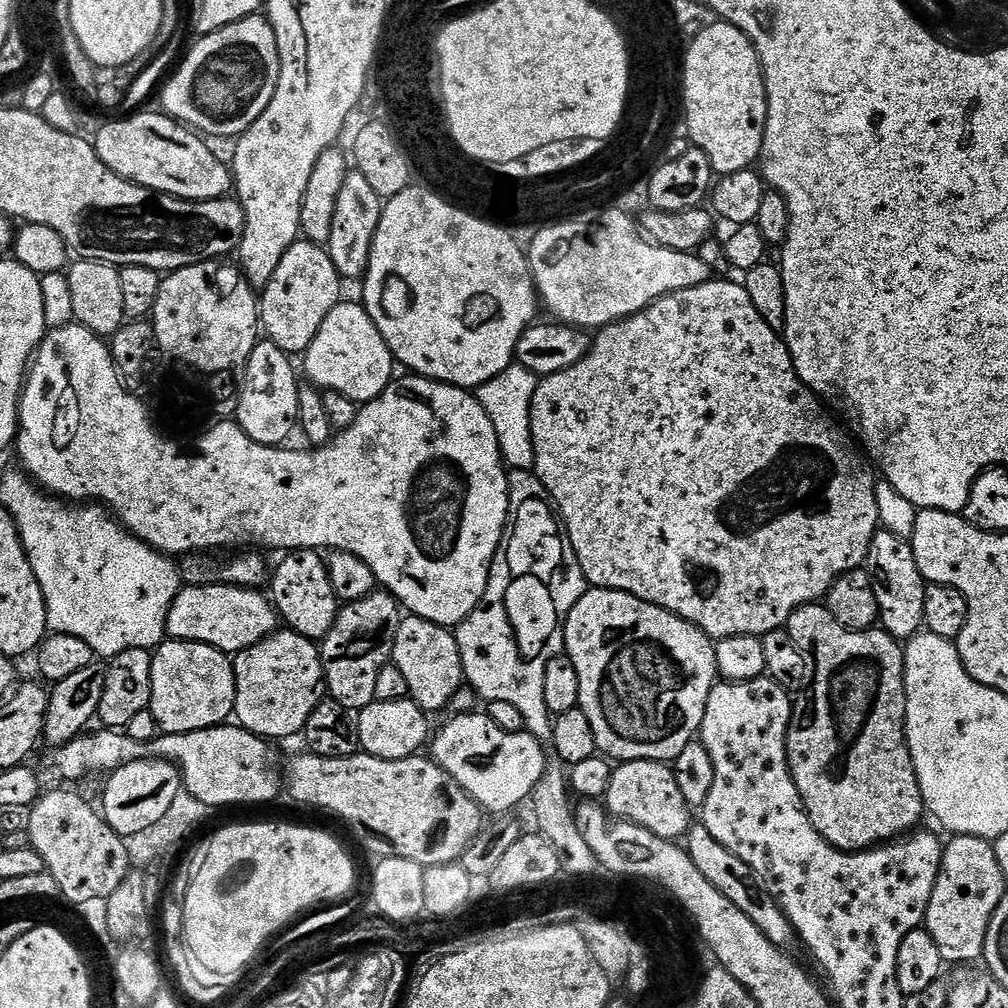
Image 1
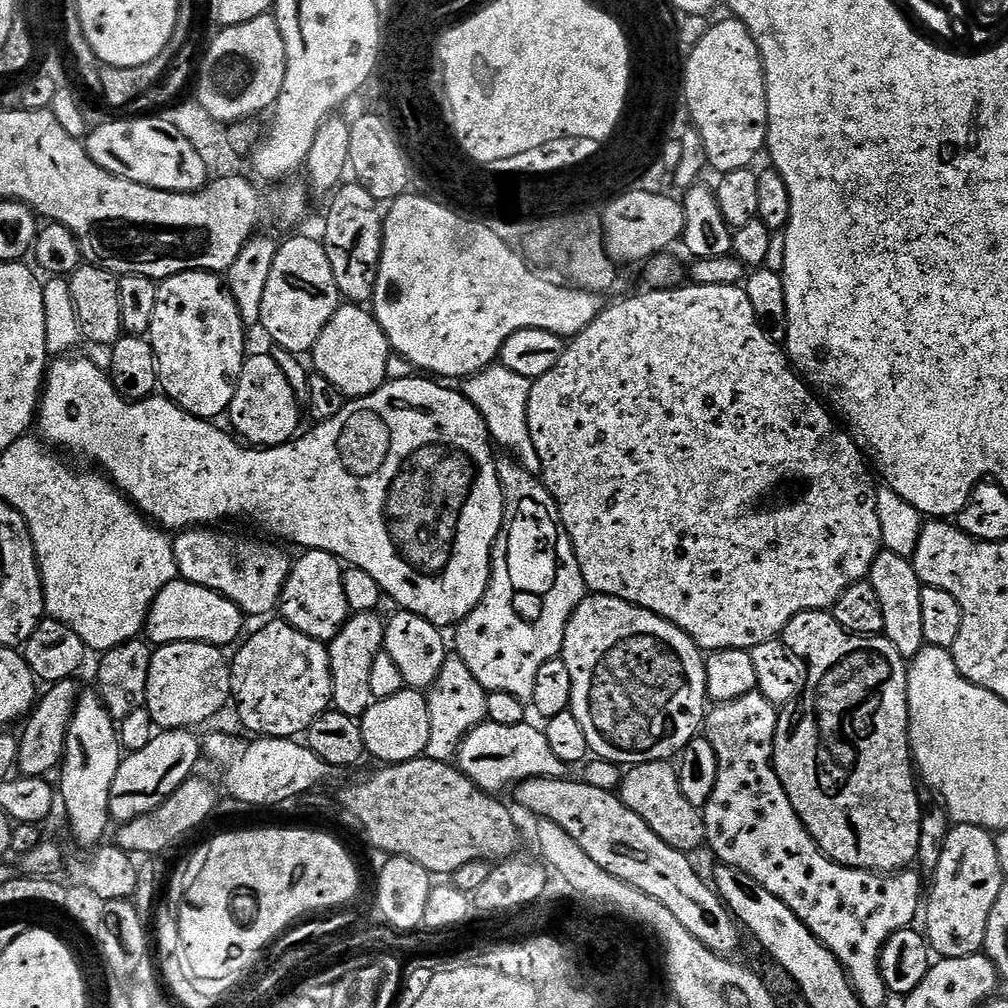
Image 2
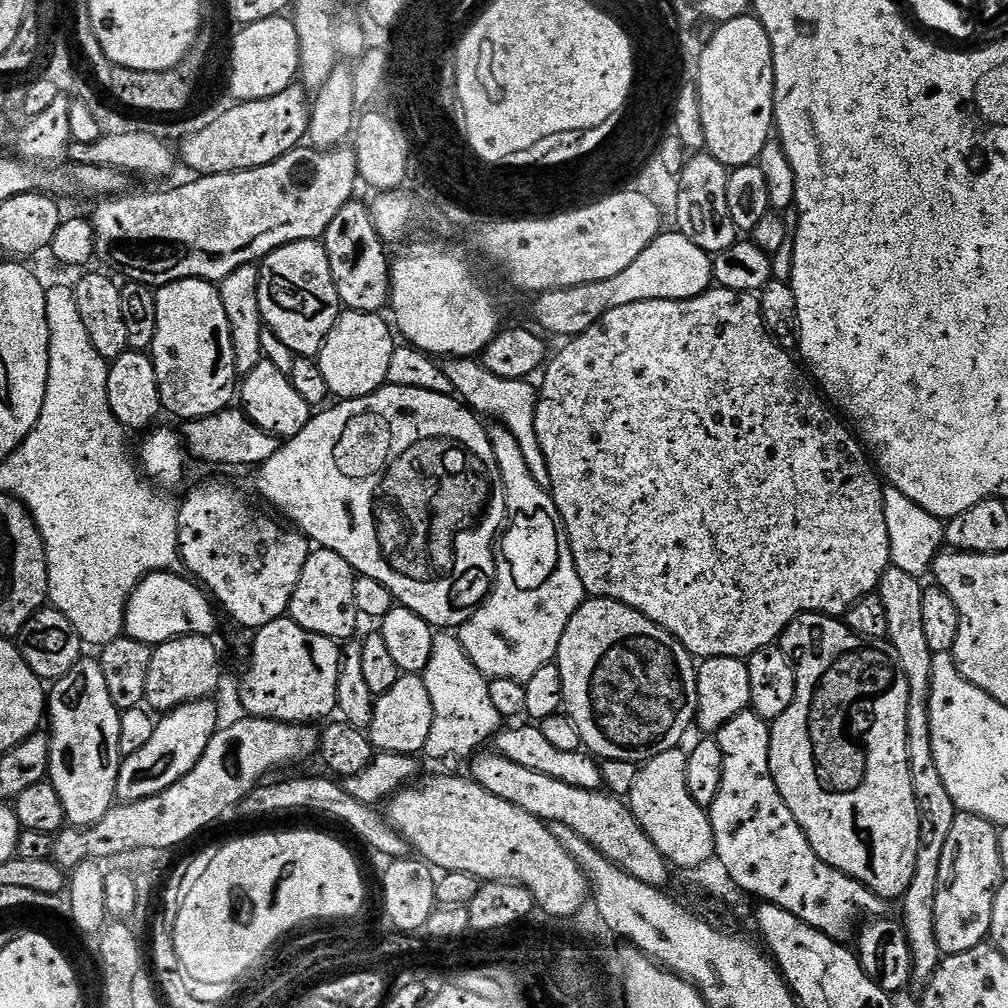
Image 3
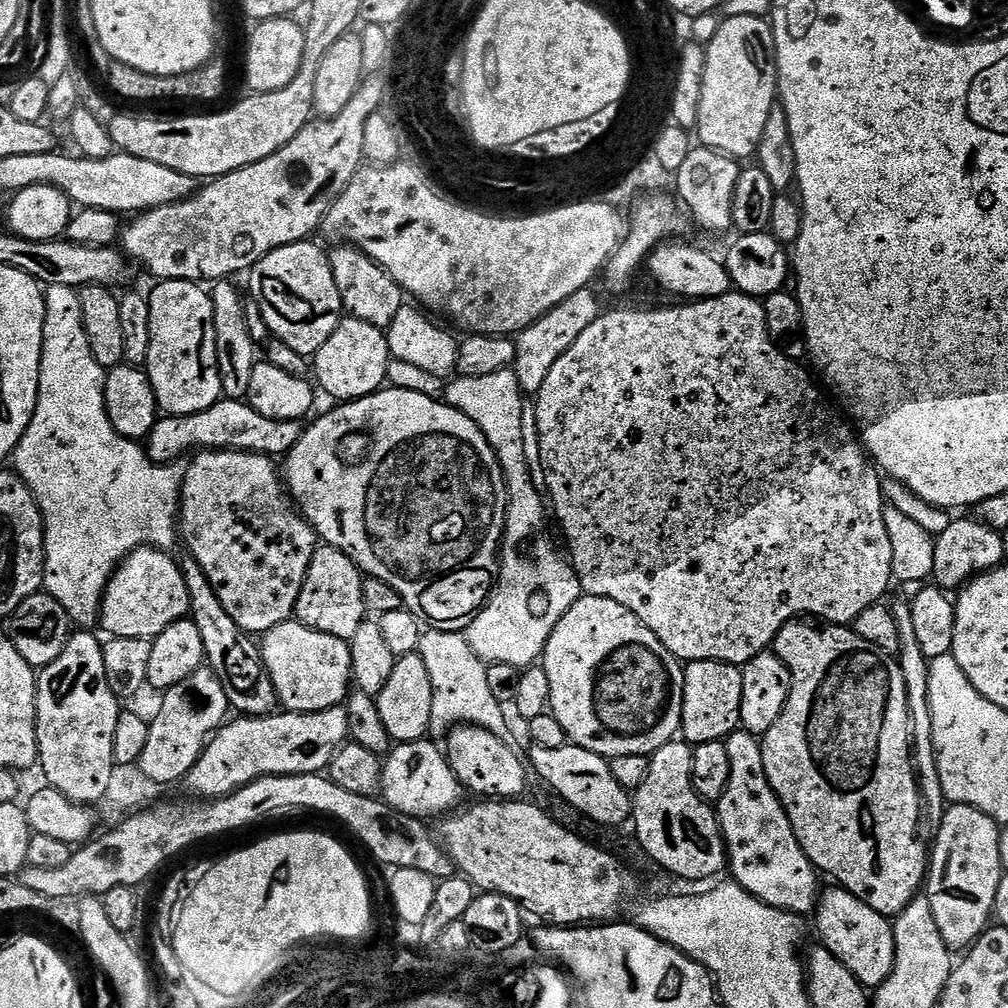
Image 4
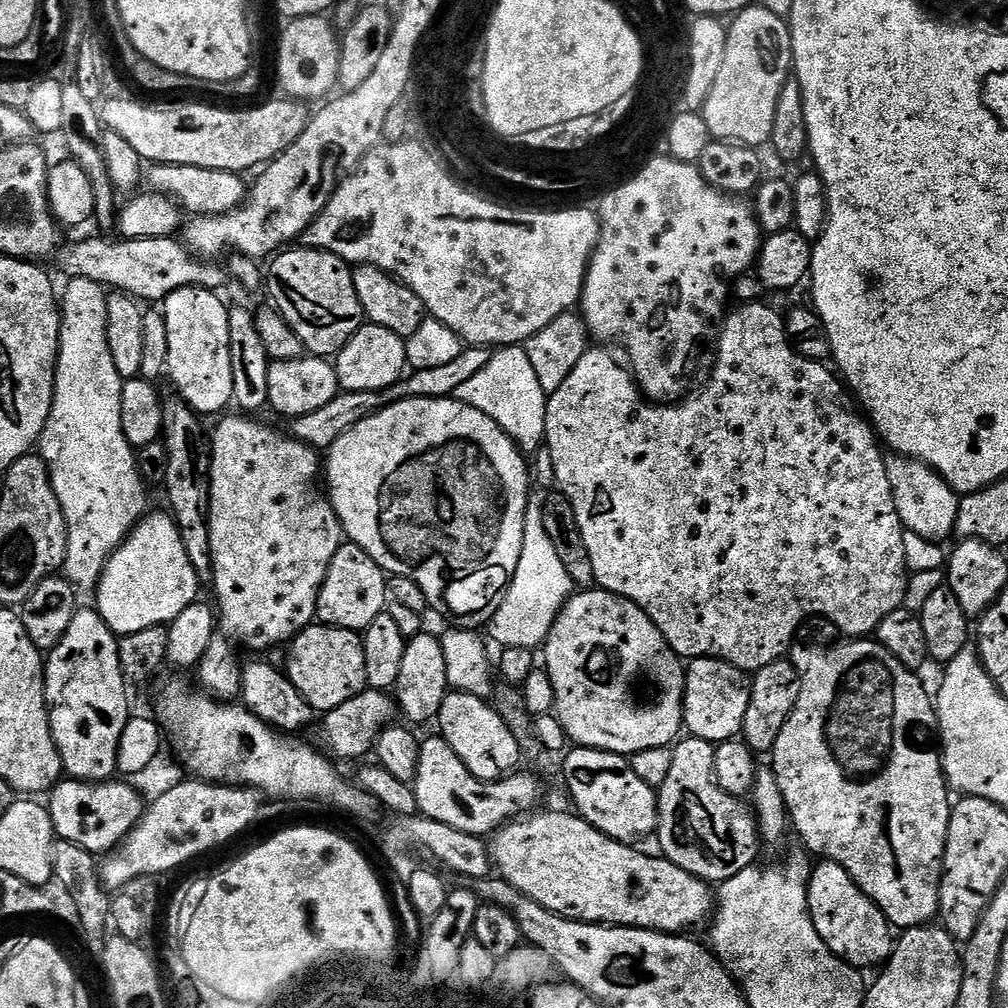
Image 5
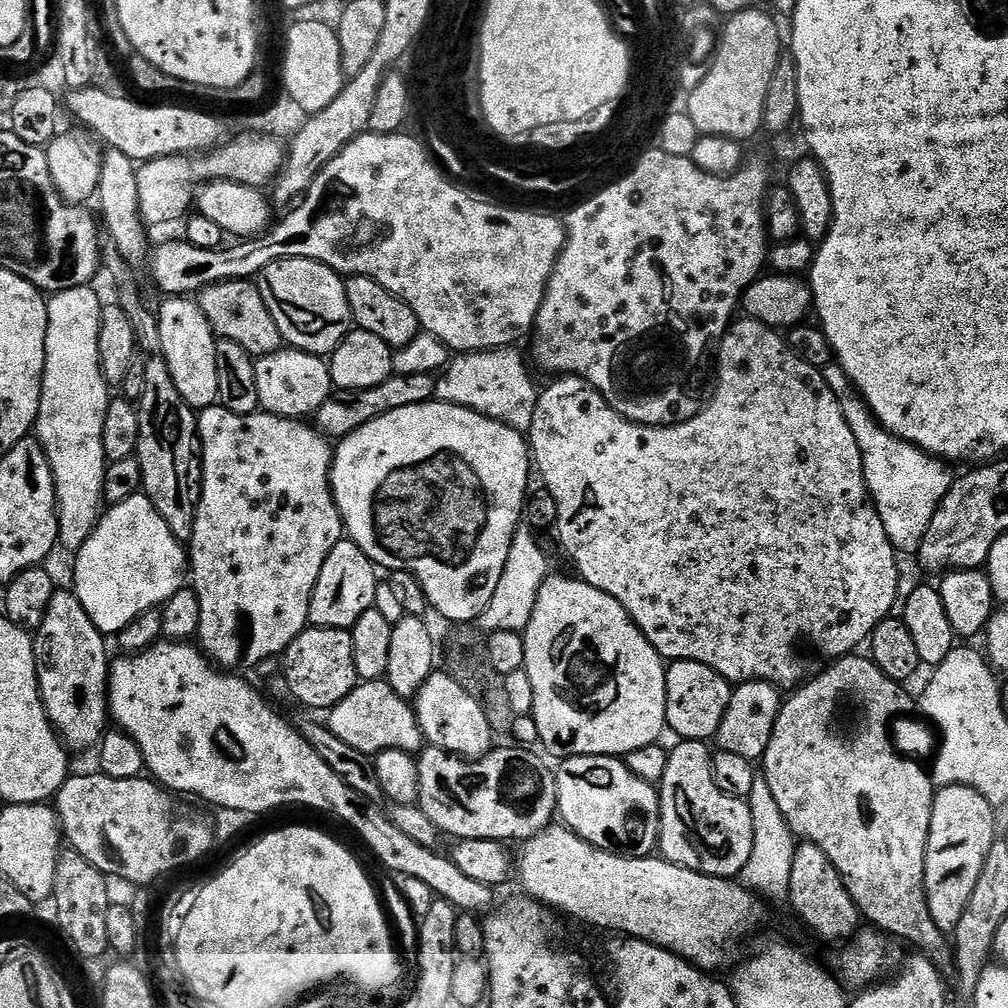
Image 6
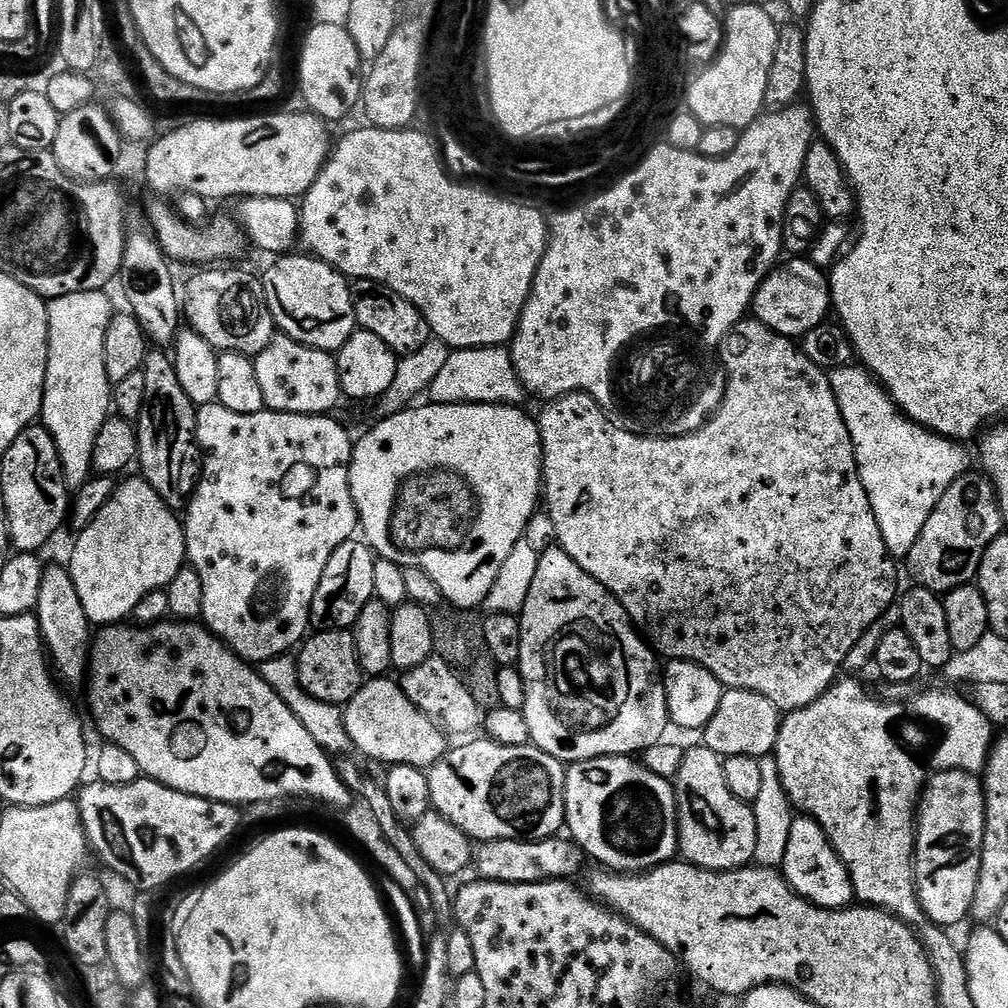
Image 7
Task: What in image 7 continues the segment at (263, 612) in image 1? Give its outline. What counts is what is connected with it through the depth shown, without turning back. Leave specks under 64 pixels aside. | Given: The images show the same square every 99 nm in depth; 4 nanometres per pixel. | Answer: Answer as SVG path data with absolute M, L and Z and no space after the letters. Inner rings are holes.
M143 478L119 483L110 502L102 506L102 510L77 536L80 537L72 548L70 563L74 590L78 590L78 598L82 598L82 610L86 610L86 618L96 626L115 626L127 621L134 606L138 606L146 594L159 588L167 589L174 574L178 574L178 570L186 564L181 517L168 508L166 502L162 502L162 498Z

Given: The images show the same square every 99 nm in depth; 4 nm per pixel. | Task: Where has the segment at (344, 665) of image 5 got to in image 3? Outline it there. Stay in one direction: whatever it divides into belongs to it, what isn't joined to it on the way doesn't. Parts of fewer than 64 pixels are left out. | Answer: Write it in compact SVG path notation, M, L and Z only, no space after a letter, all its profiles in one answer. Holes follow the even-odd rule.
M281 618L275 620L274 622L270 622L266 626L262 626L261 628L255 629L253 636L256 637L254 637L253 640L250 640L250 655L247 657L246 660L246 663L248 663L248 669L245 670L244 677L242 677L240 680L240 704L242 707L245 708L246 711L248 711L245 713L247 713L249 717L255 718L257 720L276 720L280 724L303 724L305 726L308 726L311 725L313 722L316 722L312 720L321 719L320 721L323 721L325 718L328 718L328 717L323 718L323 716L328 716L331 714L331 712L335 713L337 711L336 695L338 694L338 674L340 673L340 662L342 659L342 648L341 645L337 643L337 641L331 640L330 638L326 638L322 634L314 634L310 630L302 630L302 626L298 626L297 624L295 624L295 622L291 620L291 618Z

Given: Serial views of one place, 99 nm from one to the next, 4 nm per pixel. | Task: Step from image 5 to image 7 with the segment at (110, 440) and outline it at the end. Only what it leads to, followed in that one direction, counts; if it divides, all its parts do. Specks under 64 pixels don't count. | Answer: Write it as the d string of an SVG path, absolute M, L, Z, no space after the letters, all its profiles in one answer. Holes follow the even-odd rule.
M107 291L66 294L57 300L48 300L48 365L44 383L44 407L42 424L54 438L62 462L64 479L73 489L82 487L93 471L94 442L98 442L98 430L107 422L114 408L114 385L106 378L106 330L114 315L112 300Z

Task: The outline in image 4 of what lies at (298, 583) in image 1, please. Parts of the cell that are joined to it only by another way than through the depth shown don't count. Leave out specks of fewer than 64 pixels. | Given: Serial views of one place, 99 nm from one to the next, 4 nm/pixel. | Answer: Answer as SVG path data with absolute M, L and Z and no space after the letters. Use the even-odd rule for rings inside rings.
M317 547L306 574L306 582L302 586L302 594L298 594L295 619L310 626L310 630L334 634L334 638L351 642L366 619L364 581L365 577L356 563L342 549Z

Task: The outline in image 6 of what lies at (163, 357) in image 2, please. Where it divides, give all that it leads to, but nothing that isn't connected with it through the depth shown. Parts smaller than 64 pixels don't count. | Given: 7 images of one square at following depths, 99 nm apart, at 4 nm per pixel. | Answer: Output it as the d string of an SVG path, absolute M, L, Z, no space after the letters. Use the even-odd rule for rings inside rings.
M168 298L158 308L160 333L162 334L162 350L164 360L170 366L170 374L174 378L174 386L182 398L194 410L211 408L217 403L218 390L218 358L216 345L218 337L212 331L206 314L202 314L199 303L192 298Z

